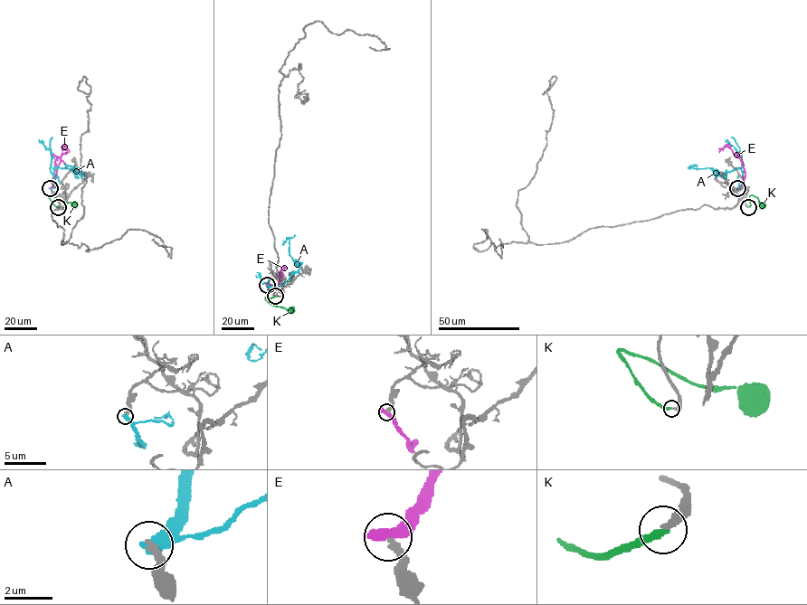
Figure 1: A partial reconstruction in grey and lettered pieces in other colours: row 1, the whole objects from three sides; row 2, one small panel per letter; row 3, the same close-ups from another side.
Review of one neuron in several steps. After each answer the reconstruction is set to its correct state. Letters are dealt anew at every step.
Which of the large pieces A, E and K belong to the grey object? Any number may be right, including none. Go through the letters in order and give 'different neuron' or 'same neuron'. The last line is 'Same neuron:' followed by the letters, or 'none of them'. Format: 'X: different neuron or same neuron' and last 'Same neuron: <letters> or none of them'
A: different neuron
E: different neuron
K: same neuron
Same neuron: K

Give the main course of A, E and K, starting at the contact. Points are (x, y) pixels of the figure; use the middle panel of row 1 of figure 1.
A: (268, 285), (270, 290), (299, 270), (299, 266), (289, 252), (289, 238), (282, 244)
E: (268, 285), (273, 292), (272, 288), (280, 280), (280, 271), (284, 267)
K: (275, 296), (265, 297), (273, 305), (294, 310)

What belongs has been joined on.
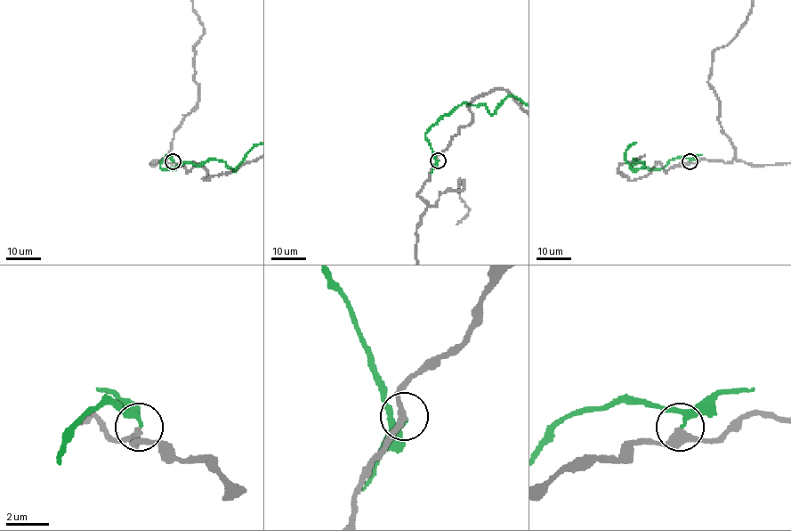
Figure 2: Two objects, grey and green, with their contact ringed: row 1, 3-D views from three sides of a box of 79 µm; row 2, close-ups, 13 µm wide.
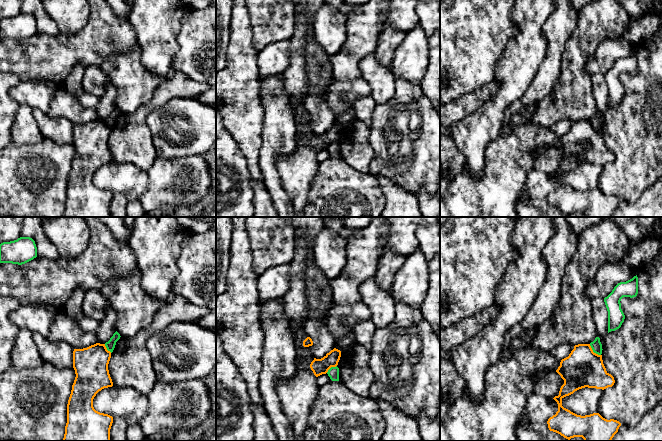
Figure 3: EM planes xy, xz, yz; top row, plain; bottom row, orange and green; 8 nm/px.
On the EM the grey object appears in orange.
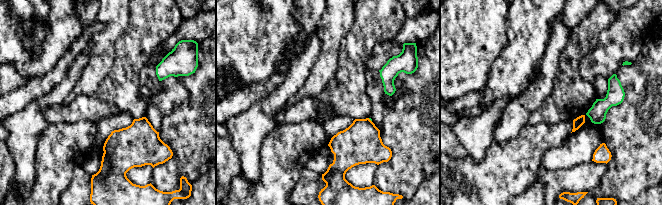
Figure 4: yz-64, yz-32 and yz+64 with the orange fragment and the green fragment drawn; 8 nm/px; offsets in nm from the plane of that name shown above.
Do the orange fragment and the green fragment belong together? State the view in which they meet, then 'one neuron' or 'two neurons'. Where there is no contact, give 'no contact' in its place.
yz | two neurons

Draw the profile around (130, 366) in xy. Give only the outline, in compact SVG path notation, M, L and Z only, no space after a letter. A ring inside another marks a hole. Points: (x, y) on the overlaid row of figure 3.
M173 295L154 315L152 324L133 338L116 342L111 353L108 370L113 387L132 388L147 395L157 382L151 355L146 350L147 339L173 322L198 322L211 310L196 306L179 295Z

